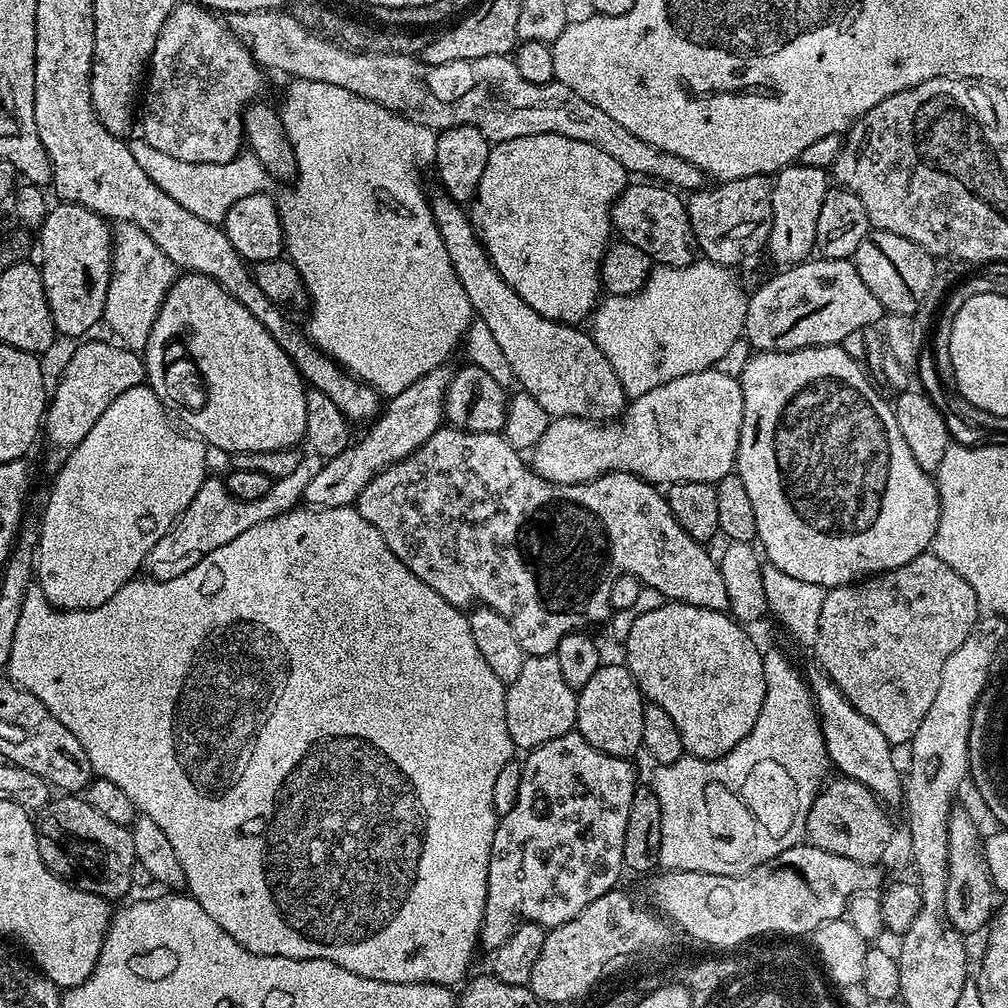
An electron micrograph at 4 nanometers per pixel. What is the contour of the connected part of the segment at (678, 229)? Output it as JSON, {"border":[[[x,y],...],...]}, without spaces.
{"border":[[[632,182],[612,204],[612,227],[618,233],[619,239],[642,250],[653,265],[665,268],[685,268],[698,256],[694,230],[688,221],[687,203],[675,195],[679,196],[671,187],[661,186],[656,182]]]}

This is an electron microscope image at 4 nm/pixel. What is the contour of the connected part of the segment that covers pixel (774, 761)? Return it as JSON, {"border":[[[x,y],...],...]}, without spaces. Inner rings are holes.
{"border":[[[772,648],[769,652],[765,651],[763,653],[764,657],[764,673],[766,674],[766,698],[764,699],[764,705],[762,706],[762,714],[758,718],[758,722],[754,726],[754,730],[750,730],[750,734],[746,734],[746,738],[742,742],[738,742],[738,746],[734,746],[734,750],[730,750],[724,756],[721,756],[719,760],[703,760],[702,758],[698,758],[697,756],[690,755],[682,755],[678,758],[678,762],[670,762],[669,764],[659,765],[655,769],[656,773],[652,776],[652,781],[650,781],[650,787],[652,793],[658,798],[658,806],[662,806],[662,842],[660,843],[660,863],[659,867],[661,869],[667,870],[669,872],[701,872],[702,874],[718,874],[719,876],[741,876],[742,874],[746,874],[750,870],[754,870],[758,866],[762,866],[763,864],[771,864],[773,863],[782,853],[786,850],[790,850],[795,844],[801,843],[805,839],[806,836],[806,818],[810,814],[810,806],[814,802],[814,798],[816,797],[816,793],[820,791],[822,785],[825,783],[826,777],[829,775],[827,772],[830,772],[830,761],[828,758],[828,751],[826,750],[826,746],[824,745],[824,735],[822,734],[822,730],[820,729],[820,718],[816,715],[816,703],[812,700],[812,689],[810,687],[809,681],[807,679],[804,680],[802,677],[796,673],[796,668],[791,664],[790,661],[787,660],[786,657],[783,656],[782,653],[779,652],[778,649]]]}

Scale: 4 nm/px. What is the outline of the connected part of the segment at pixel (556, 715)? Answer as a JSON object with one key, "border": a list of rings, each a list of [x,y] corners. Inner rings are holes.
{"border":[[[525,655],[518,678],[507,685],[504,693],[506,730],[510,730],[513,745],[517,749],[531,750],[573,731],[576,727],[576,694],[577,689],[562,678],[562,666],[558,666],[556,655]]]}

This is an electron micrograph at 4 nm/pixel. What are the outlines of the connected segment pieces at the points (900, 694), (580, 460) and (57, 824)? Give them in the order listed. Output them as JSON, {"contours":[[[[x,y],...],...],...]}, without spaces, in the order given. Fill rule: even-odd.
{"contours":[[[[926,551],[906,562],[906,566],[827,589],[814,645],[816,660],[820,663],[817,665],[819,671],[838,686],[850,706],[854,706],[858,714],[870,718],[893,746],[907,745],[914,734],[918,734],[926,710],[930,710],[934,697],[938,695],[946,658],[950,658],[950,654],[966,642],[968,635],[976,631],[979,616],[982,616],[982,609],[974,590],[970,590],[970,582],[966,582],[958,570],[950,570],[942,558]]],[[[719,367],[707,368],[674,378],[674,382],[666,382],[666,386],[657,386],[635,397],[622,415],[611,422],[583,420],[577,416],[549,419],[546,434],[542,434],[530,450],[530,466],[542,478],[559,484],[585,484],[588,480],[600,479],[607,472],[628,472],[653,486],[671,486],[682,482],[715,484],[733,475],[743,417],[744,399],[739,379]]],[[[68,794],[64,800],[53,799],[39,813],[36,824],[36,837],[38,838],[38,854],[42,854],[42,862],[55,876],[62,877],[76,888],[86,890],[90,894],[98,894],[102,899],[109,902],[123,901],[127,892],[133,891],[132,871],[136,865],[136,855],[134,854],[134,838],[131,831],[115,822],[110,822],[94,806],[90,806],[83,798],[76,794]]]]}

